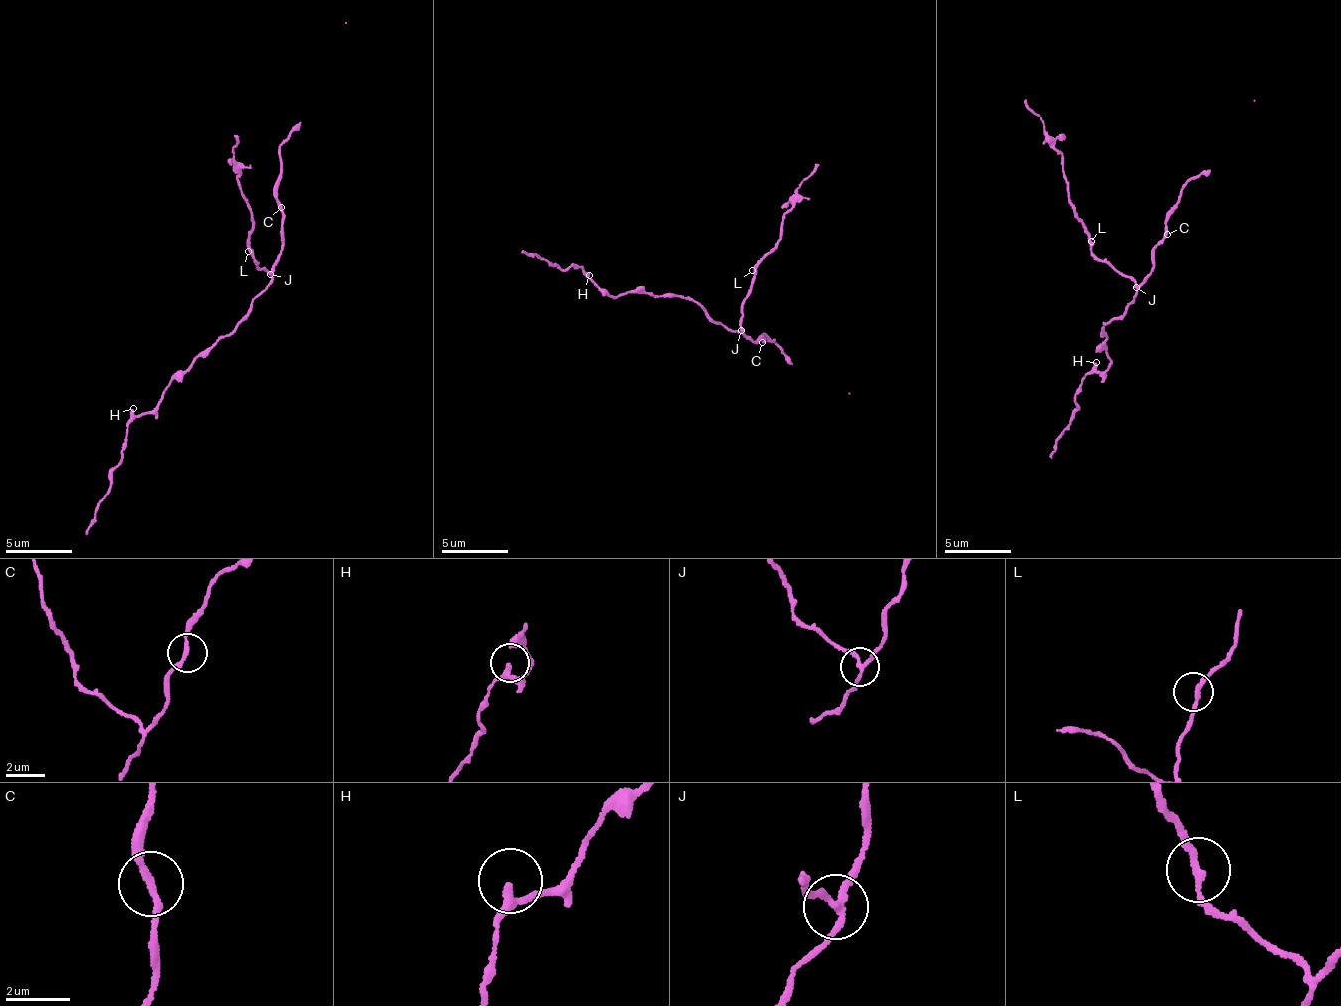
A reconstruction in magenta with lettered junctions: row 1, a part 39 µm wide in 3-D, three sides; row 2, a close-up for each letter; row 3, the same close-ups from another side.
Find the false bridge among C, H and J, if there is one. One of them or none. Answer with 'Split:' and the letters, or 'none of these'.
Split: J

